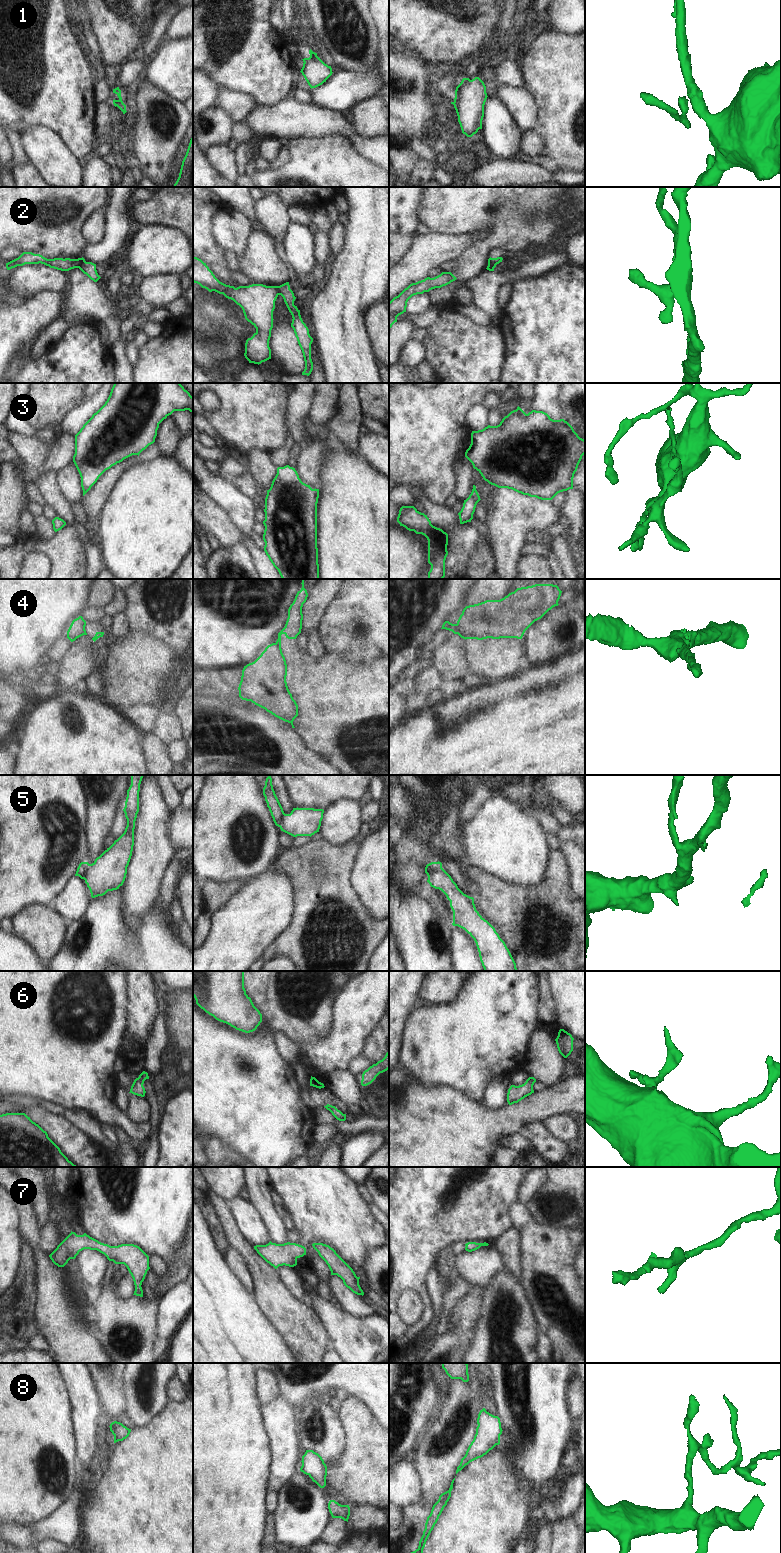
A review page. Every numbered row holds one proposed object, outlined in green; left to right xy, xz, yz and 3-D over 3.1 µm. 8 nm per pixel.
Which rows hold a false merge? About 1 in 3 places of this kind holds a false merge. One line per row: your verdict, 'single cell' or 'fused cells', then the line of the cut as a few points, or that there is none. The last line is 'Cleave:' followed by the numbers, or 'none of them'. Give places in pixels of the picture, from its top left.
1: fused cells; cut in xz along (316, 55), (304, 62)
2: fused cells; cut in xz along (276, 286), (279, 294)
3: single cell; no cut
4: fused cells; cut in yz along (455, 624), (458, 628), (458, 633)
5: fused cells; cut in yz along (441, 867), (430, 869), (427, 875)
6: single cell; no cut
7: single cell; no cut
8: single cell; no cut
Cleave: 1, 2, 4, 5

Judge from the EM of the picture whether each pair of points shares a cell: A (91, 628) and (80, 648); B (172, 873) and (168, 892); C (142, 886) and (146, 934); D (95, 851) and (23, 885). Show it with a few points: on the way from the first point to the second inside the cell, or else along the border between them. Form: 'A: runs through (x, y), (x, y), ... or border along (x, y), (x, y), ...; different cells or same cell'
A: border along (86, 635), (91, 639); different cells
B: runs through (170, 878), (168, 887); same cell
C: border along (149, 909), (135, 928), (130, 928), (124, 923); different cells
D: border along (88, 830), (89, 853), (86, 861); different cells

